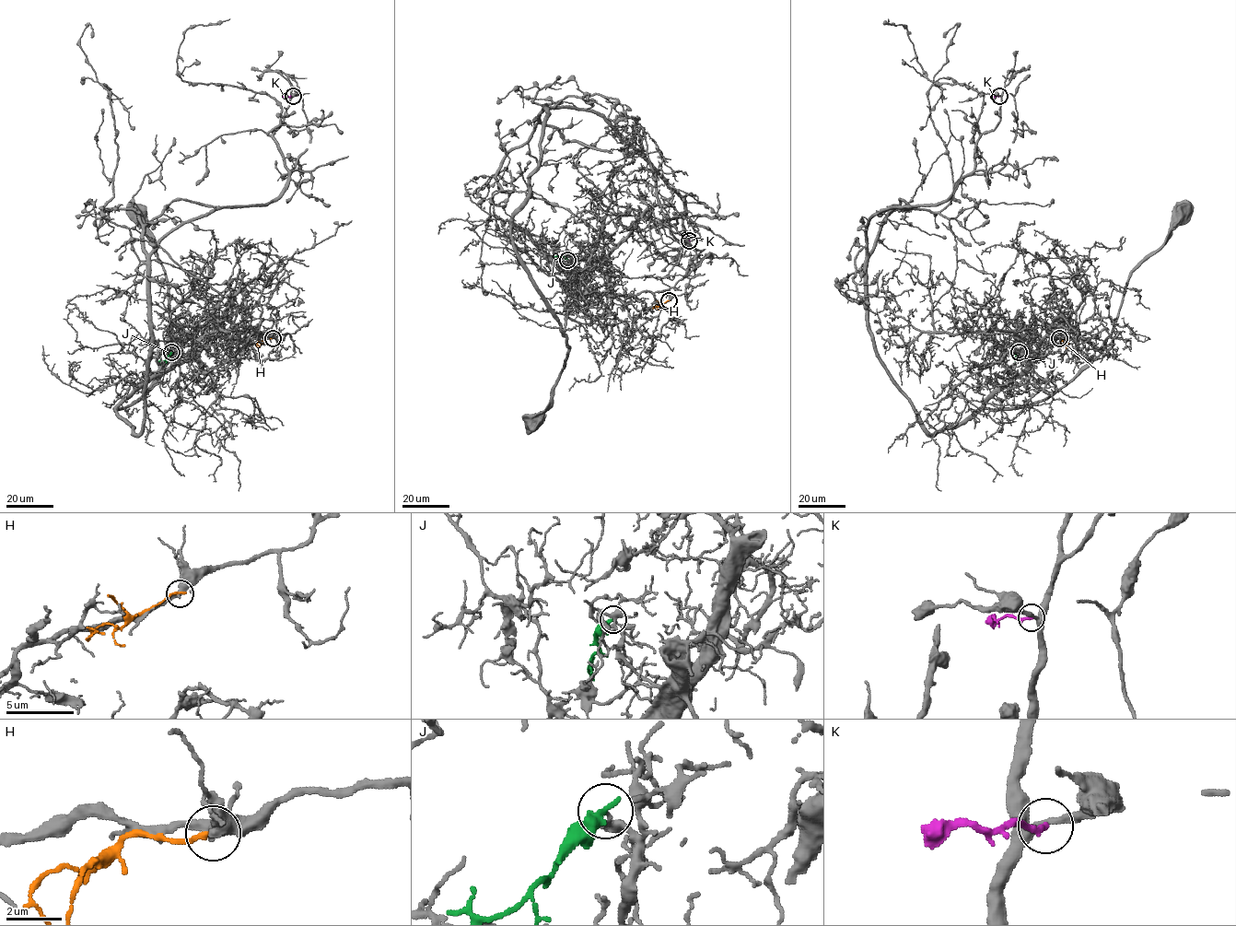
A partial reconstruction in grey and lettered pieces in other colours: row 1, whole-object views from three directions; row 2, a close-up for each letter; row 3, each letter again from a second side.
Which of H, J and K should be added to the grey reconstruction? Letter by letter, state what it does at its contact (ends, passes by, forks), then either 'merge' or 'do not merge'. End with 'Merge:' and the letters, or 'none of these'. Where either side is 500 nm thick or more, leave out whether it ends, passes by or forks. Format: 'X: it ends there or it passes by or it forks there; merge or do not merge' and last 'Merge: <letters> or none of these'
H: it ends there; do not merge
J: it ends there; do not merge
K: it ends there; do not merge
Merge: none of these

